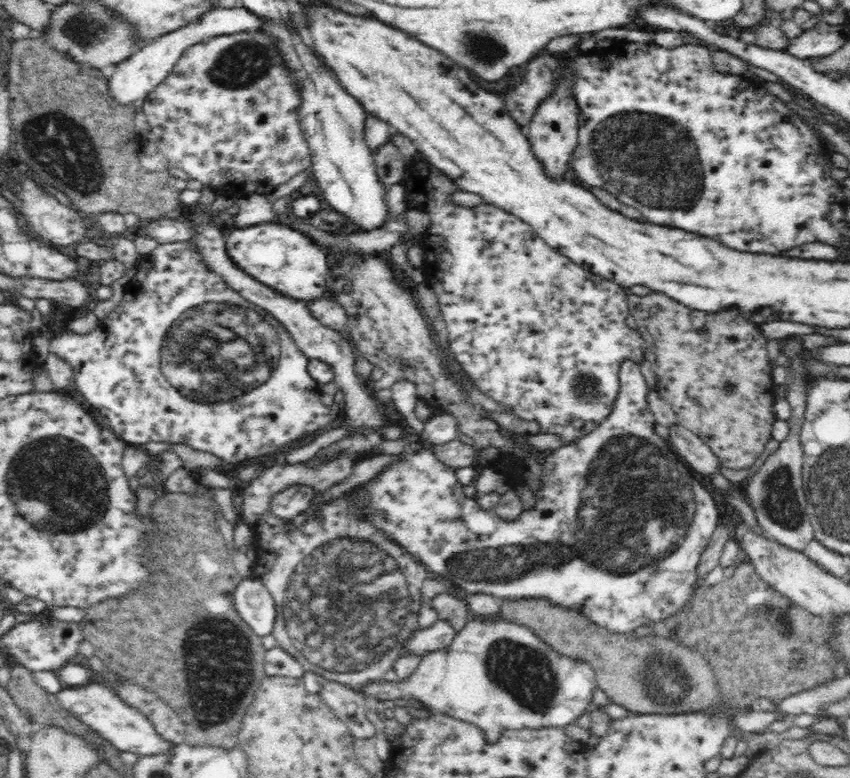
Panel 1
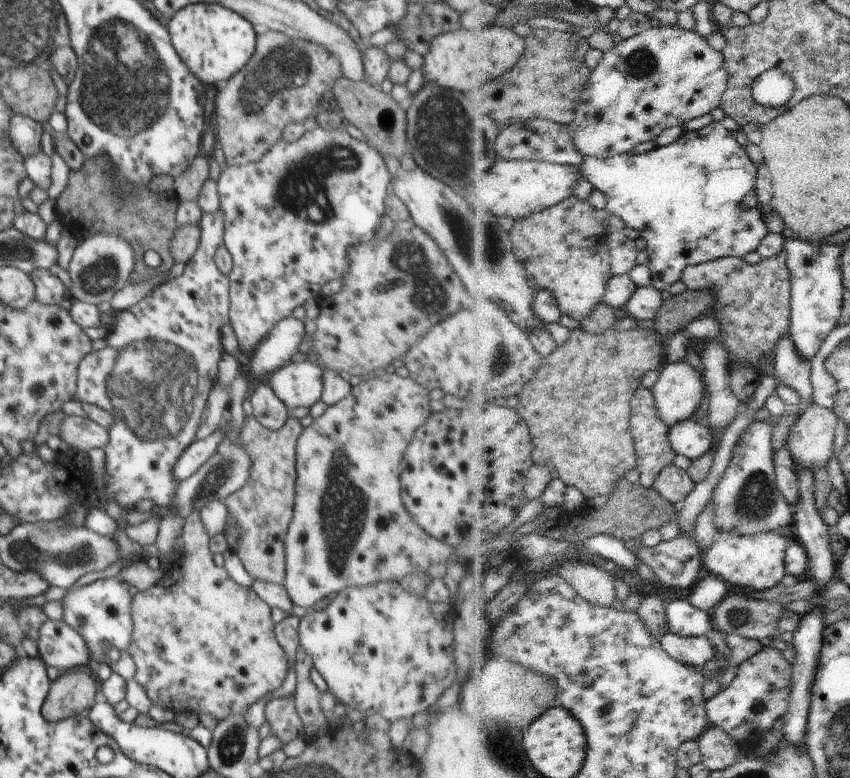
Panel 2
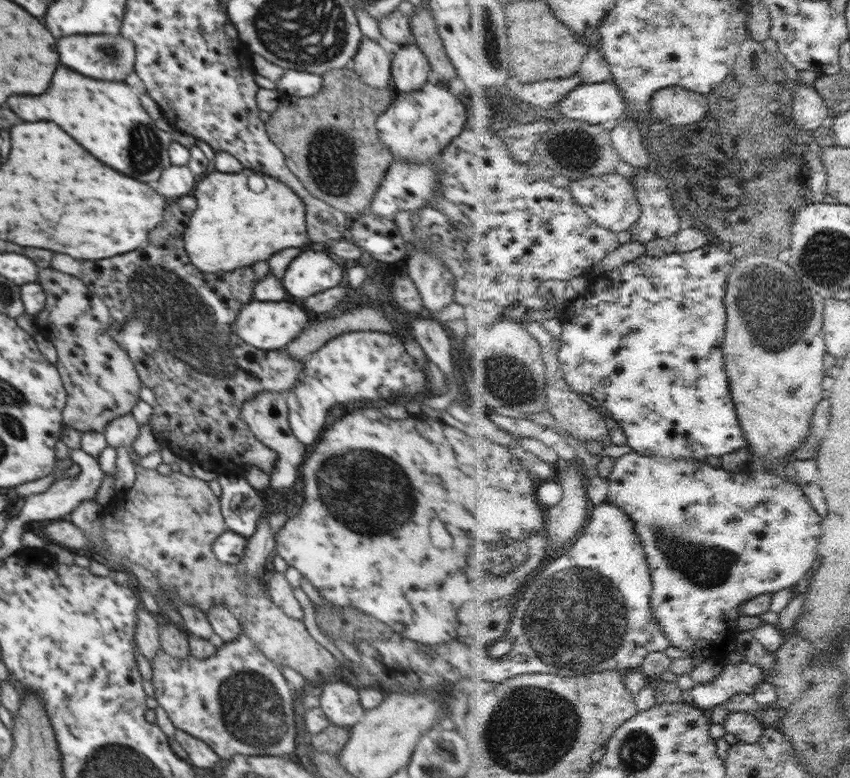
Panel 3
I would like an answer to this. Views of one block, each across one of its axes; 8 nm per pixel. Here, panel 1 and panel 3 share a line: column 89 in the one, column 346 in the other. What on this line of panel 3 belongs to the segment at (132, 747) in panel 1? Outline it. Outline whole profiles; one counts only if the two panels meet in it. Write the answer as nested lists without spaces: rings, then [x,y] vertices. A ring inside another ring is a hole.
[[[336,680],[324,686],[320,708],[326,713],[329,722],[341,727],[351,728],[364,716],[364,708],[359,702],[355,684]]]

